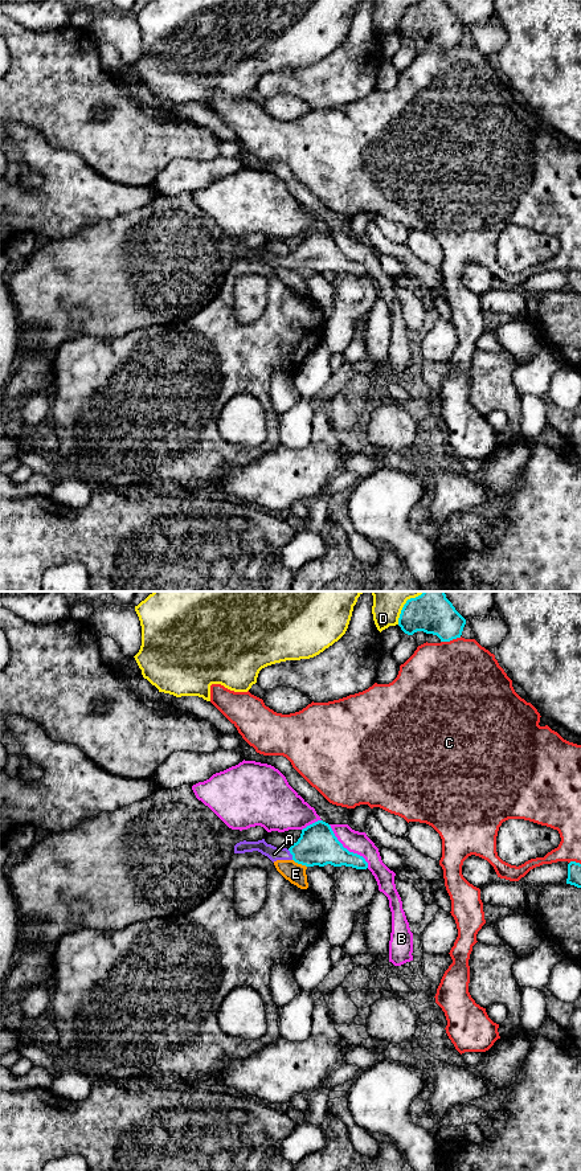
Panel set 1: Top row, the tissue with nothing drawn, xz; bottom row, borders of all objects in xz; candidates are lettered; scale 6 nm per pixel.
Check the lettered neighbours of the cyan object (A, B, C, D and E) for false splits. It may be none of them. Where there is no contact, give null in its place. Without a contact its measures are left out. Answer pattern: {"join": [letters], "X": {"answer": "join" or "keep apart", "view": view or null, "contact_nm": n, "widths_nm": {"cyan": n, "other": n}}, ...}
{"join": ["A"], "A": {"answer": "join", "view": "xz", "contact_nm": 70, "widths_nm": {"cyan": 240, "other": 90}}, "B": {"answer": "keep apart", "view": "xz", "contact_nm": 360, "widths_nm": {"cyan": 240, "other": 130}}, "C": {"answer": "keep apart", "view": "xz", "contact_nm": 130, "widths_nm": {"cyan": 260, "other": 480}}, "D": {"answer": "keep apart", "view": "xz", "contact_nm": 260, "widths_nm": {"cyan": 260, "other": 220}}, "E": {"answer": "keep apart", "view": "xz", "contact_nm": 100, "widths_nm": {"cyan": 240, "other": 120}}}

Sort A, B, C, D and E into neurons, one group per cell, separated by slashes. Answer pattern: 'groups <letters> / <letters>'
groups A / B / C / D / E

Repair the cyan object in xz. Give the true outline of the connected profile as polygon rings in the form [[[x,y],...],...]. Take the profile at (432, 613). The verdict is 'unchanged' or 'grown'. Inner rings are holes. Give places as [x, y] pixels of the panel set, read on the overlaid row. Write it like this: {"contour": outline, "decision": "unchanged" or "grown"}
{"contour": [[[424,591],[404,605],[398,626],[413,635],[417,631],[437,635],[441,642],[461,638],[466,619],[446,598],[445,591]]], "decision": "unchanged"}

